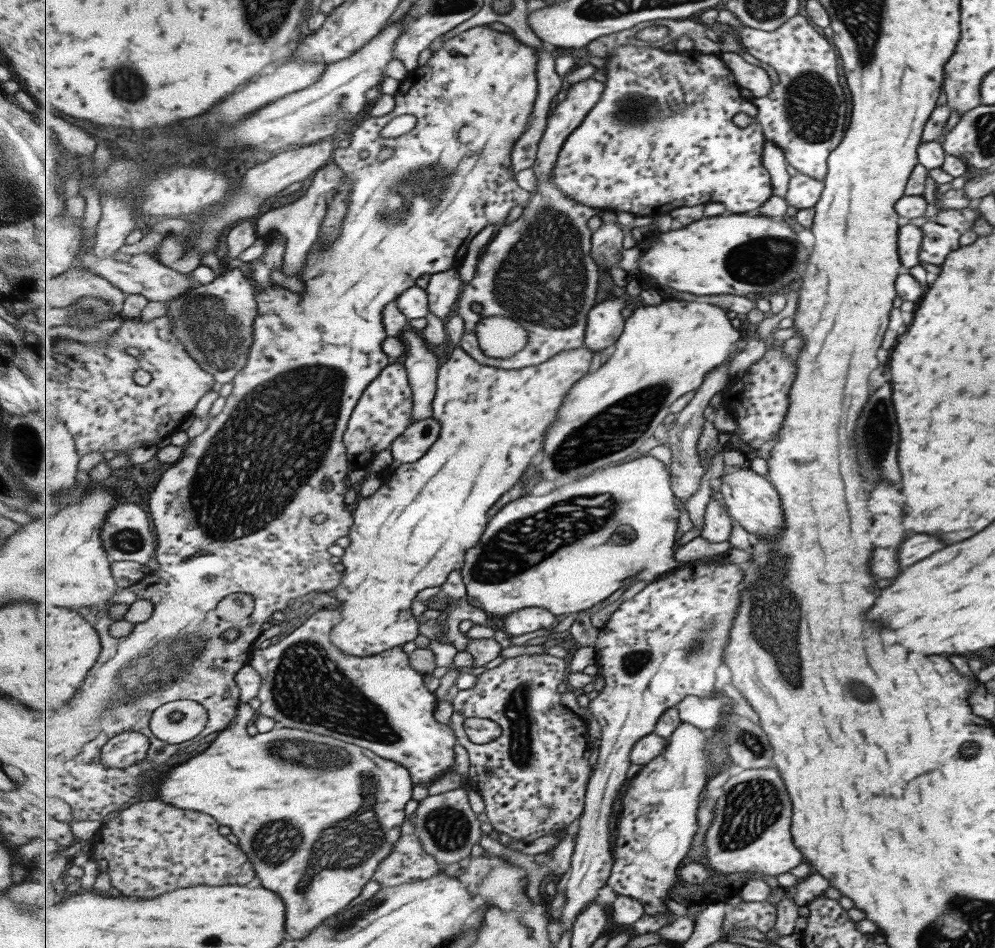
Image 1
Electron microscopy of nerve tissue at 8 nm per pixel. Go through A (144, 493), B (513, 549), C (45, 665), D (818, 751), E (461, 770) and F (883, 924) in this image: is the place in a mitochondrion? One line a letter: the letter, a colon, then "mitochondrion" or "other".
A: other
B: mitochondrion
C: other
D: other
E: other
F: other

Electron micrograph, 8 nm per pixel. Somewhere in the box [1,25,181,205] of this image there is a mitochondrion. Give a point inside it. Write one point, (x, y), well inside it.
(127, 85)

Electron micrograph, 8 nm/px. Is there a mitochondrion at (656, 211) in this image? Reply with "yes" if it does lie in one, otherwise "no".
no

